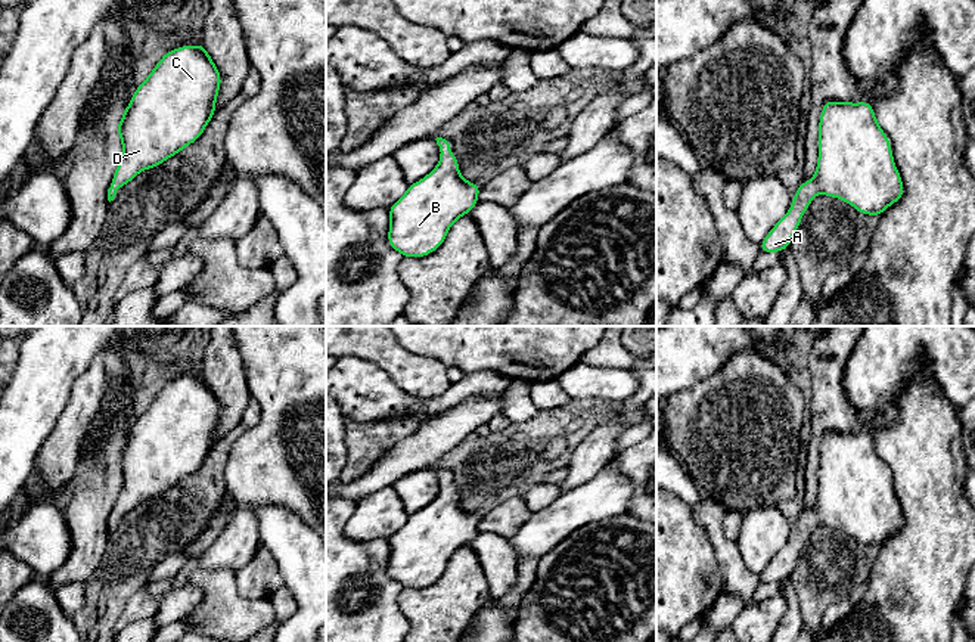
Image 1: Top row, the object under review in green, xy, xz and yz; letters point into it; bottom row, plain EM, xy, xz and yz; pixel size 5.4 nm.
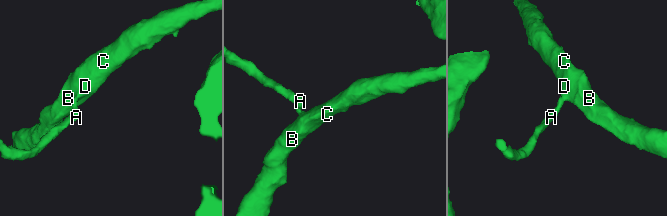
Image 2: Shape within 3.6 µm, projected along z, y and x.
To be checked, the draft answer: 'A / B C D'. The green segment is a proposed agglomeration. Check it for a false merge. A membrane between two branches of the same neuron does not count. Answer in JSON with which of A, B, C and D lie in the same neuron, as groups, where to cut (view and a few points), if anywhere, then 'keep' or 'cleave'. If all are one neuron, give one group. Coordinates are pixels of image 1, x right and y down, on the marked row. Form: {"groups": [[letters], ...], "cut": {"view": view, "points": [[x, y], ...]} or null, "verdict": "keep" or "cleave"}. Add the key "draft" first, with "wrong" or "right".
{"draft": "wrong", "groups": [["A", "B", "C", "D"]], "cut": null, "verdict": "keep"}

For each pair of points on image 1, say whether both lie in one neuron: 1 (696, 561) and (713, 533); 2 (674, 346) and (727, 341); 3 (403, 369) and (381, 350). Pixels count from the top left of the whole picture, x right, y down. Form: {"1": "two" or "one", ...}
{"1": "two", "2": "one", "3": "one"}

